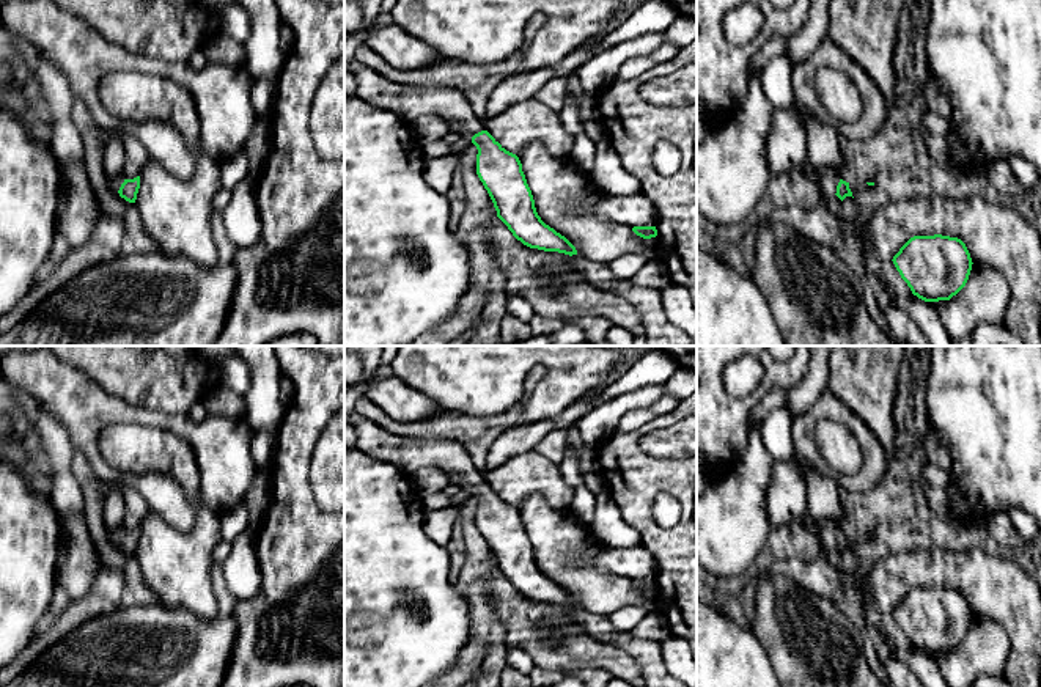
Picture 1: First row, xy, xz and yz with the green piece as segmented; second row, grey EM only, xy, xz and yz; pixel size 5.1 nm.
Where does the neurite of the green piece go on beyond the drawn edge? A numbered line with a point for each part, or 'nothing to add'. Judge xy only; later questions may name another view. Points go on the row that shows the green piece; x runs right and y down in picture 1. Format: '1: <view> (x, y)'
1: xy (114, 184)

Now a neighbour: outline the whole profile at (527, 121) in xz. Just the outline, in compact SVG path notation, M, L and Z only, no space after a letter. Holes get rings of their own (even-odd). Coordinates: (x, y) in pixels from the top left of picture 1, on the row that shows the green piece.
M536 99L513 104L484 119L484 130L517 157L533 141L543 143L555 157L568 157L574 146L574 137L566 132L558 113Z

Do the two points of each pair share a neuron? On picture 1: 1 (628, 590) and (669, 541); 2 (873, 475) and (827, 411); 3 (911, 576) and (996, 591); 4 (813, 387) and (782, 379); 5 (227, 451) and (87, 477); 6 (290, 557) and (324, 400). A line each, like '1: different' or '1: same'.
1: different
2: same
3: same
4: different
5: different
6: same

